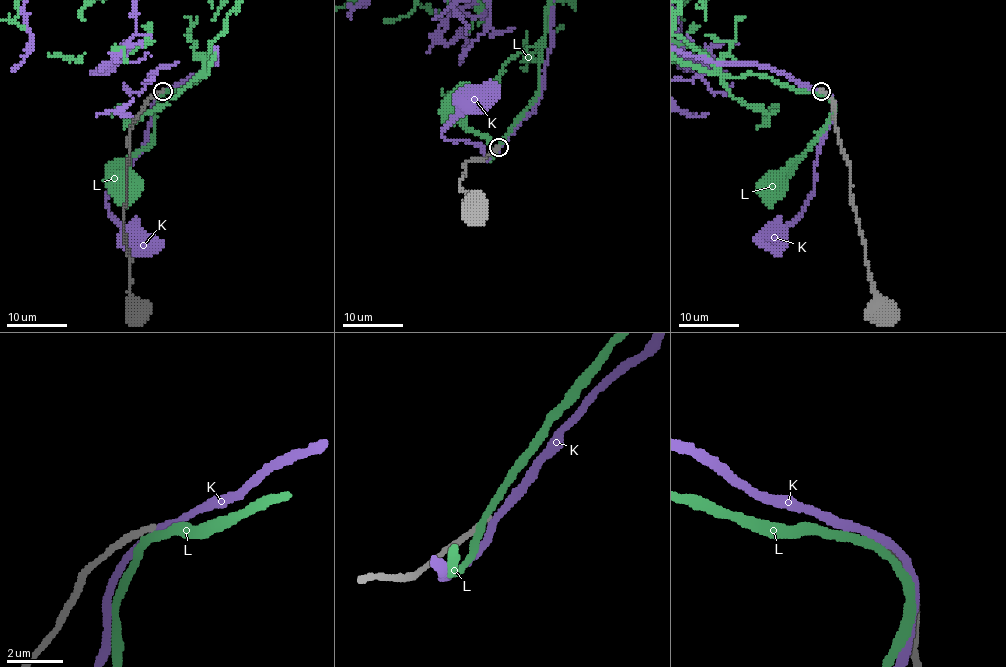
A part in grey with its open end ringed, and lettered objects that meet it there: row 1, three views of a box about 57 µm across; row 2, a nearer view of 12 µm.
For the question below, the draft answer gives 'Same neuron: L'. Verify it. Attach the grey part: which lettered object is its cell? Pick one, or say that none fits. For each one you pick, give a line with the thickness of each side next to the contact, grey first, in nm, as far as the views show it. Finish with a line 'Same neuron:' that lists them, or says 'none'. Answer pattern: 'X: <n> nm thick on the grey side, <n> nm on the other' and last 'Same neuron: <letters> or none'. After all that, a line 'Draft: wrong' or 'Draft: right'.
Same neuron: none
Draft: wrong

